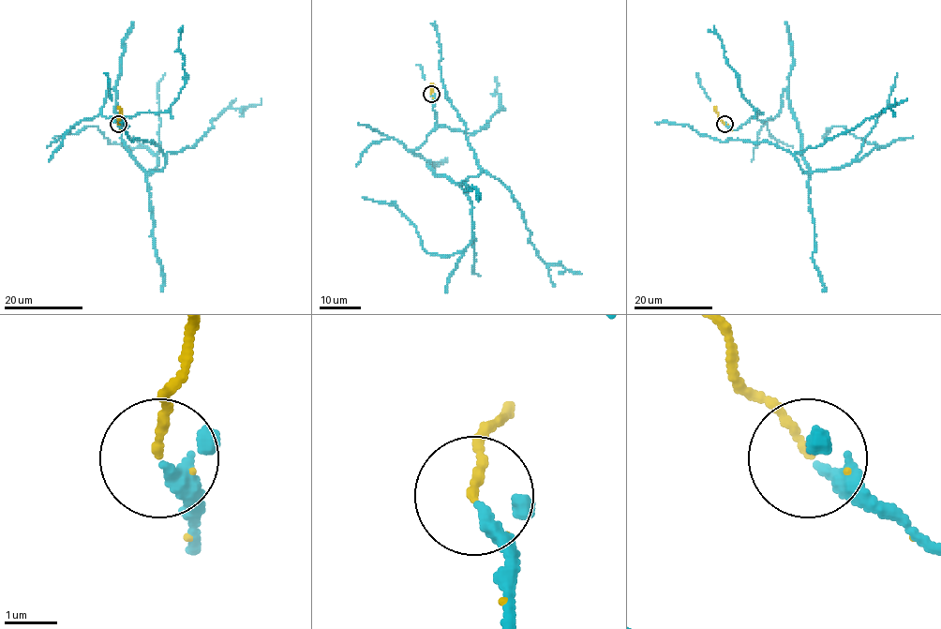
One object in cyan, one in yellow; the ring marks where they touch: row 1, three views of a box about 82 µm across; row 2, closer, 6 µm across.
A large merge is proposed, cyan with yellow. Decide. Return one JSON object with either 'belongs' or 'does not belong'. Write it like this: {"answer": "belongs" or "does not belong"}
{"answer": "belongs"}

